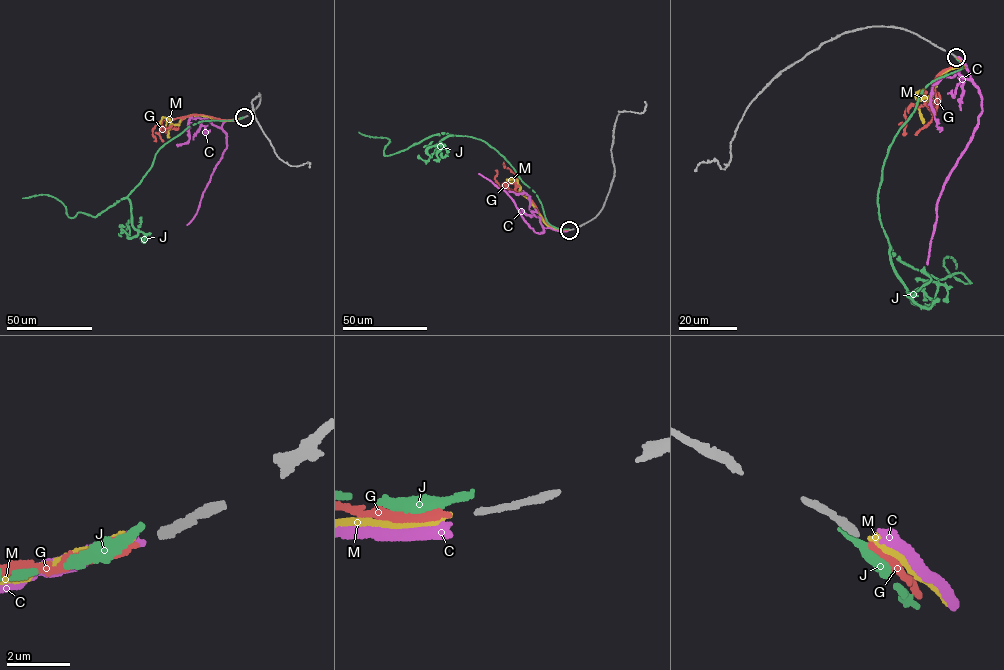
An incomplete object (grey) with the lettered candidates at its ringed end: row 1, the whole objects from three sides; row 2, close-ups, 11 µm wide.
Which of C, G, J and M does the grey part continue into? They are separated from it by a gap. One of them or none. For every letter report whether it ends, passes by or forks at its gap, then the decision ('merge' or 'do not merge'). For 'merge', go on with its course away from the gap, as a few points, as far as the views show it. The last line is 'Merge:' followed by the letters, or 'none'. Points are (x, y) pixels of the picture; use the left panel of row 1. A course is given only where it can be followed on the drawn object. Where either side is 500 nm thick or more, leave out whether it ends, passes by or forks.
C: it ends | do not merge
G: it ends | merge | via (243, 117), (223, 119), (188, 115), (175, 129), (161, 128), (159, 135), (163, 142)
J: it ends | do not merge
M: it ends | do not merge
Merge: G

